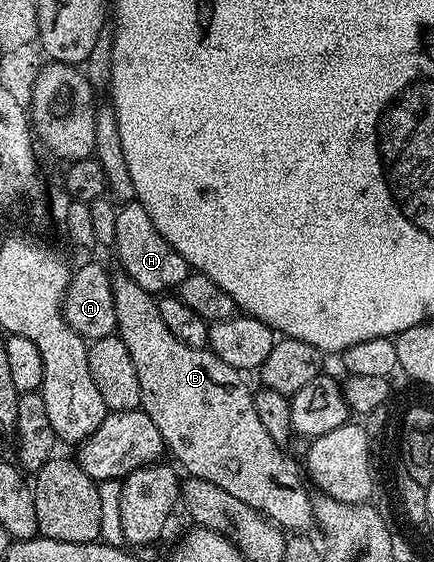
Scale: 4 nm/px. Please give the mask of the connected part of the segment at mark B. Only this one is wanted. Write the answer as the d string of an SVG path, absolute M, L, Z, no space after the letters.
M122 270L112 276L112 293L116 332L120 340L126 342L126 350L130 350L130 358L134 358L134 371L138 373L140 408L148 415L150 422L158 426L165 449L170 456L172 452L171 459L181 469L184 467L188 476L197 476L206 482L214 482L214 486L222 486L222 490L234 494L234 498L246 502L246 506L264 513L281 529L296 534L307 533L307 528L312 528L314 524L313 497L304 489L295 466L284 457L285 449L277 445L266 432L266 426L262 426L258 410L255 409L253 389L248 389L247 382L240 377L243 375L237 369L226 366L226 362L222 362L222 358L208 348L195 348L186 346L186 342L178 342L178 338L166 330L166 322L162 322L157 297L142 290L142 286L138 286L138 282L134 282L134 278Z

